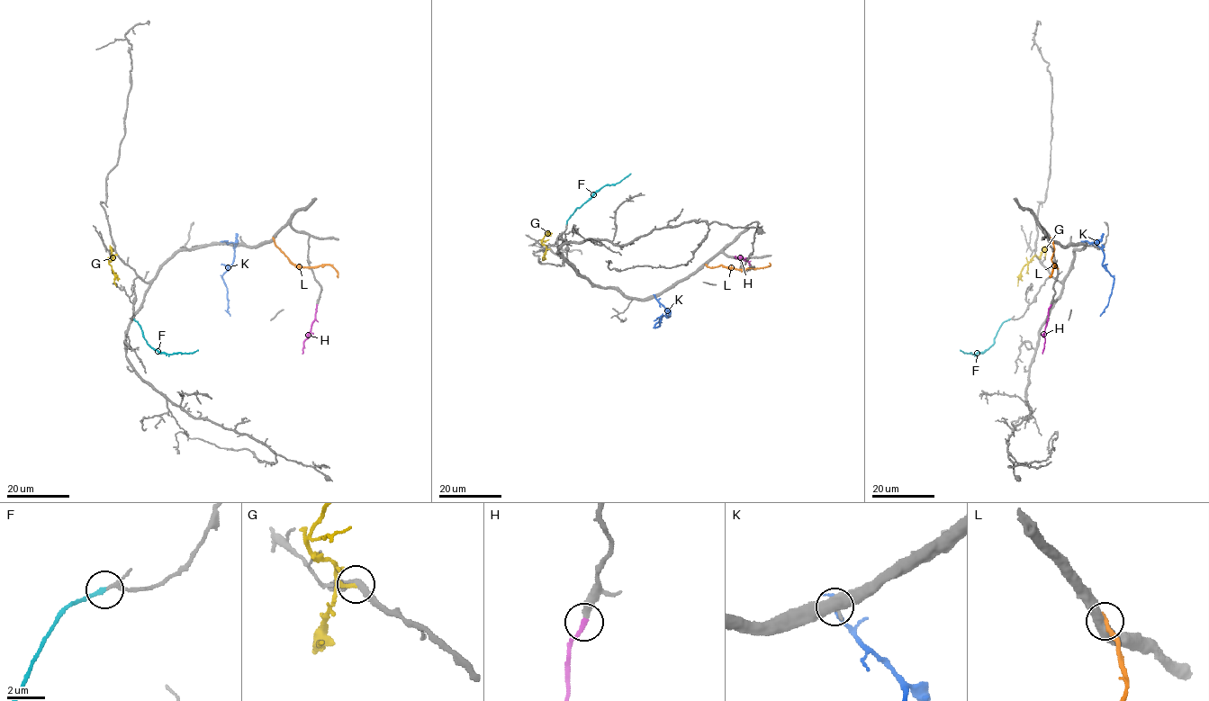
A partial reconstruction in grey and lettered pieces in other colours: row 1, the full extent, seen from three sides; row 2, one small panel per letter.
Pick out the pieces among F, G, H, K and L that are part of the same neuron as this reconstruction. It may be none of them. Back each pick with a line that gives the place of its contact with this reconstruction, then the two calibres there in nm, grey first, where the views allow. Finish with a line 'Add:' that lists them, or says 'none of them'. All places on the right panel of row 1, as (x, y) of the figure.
F: (1009, 319) | 150/200 nm
H: (1051, 305) | 360/280 nm
Add: F, H

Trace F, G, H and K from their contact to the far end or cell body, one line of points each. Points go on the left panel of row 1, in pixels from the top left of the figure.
F: (134, 319), (147, 343), (158, 352), (193, 353), (198, 350)
G: (116, 255), (109, 263), (115, 285)
H: (316, 305), (316, 319), (302, 353)
K: (222, 242), (231, 243), (234, 250), (234, 261), (223, 274), (227, 289), (227, 311), (230, 316)

